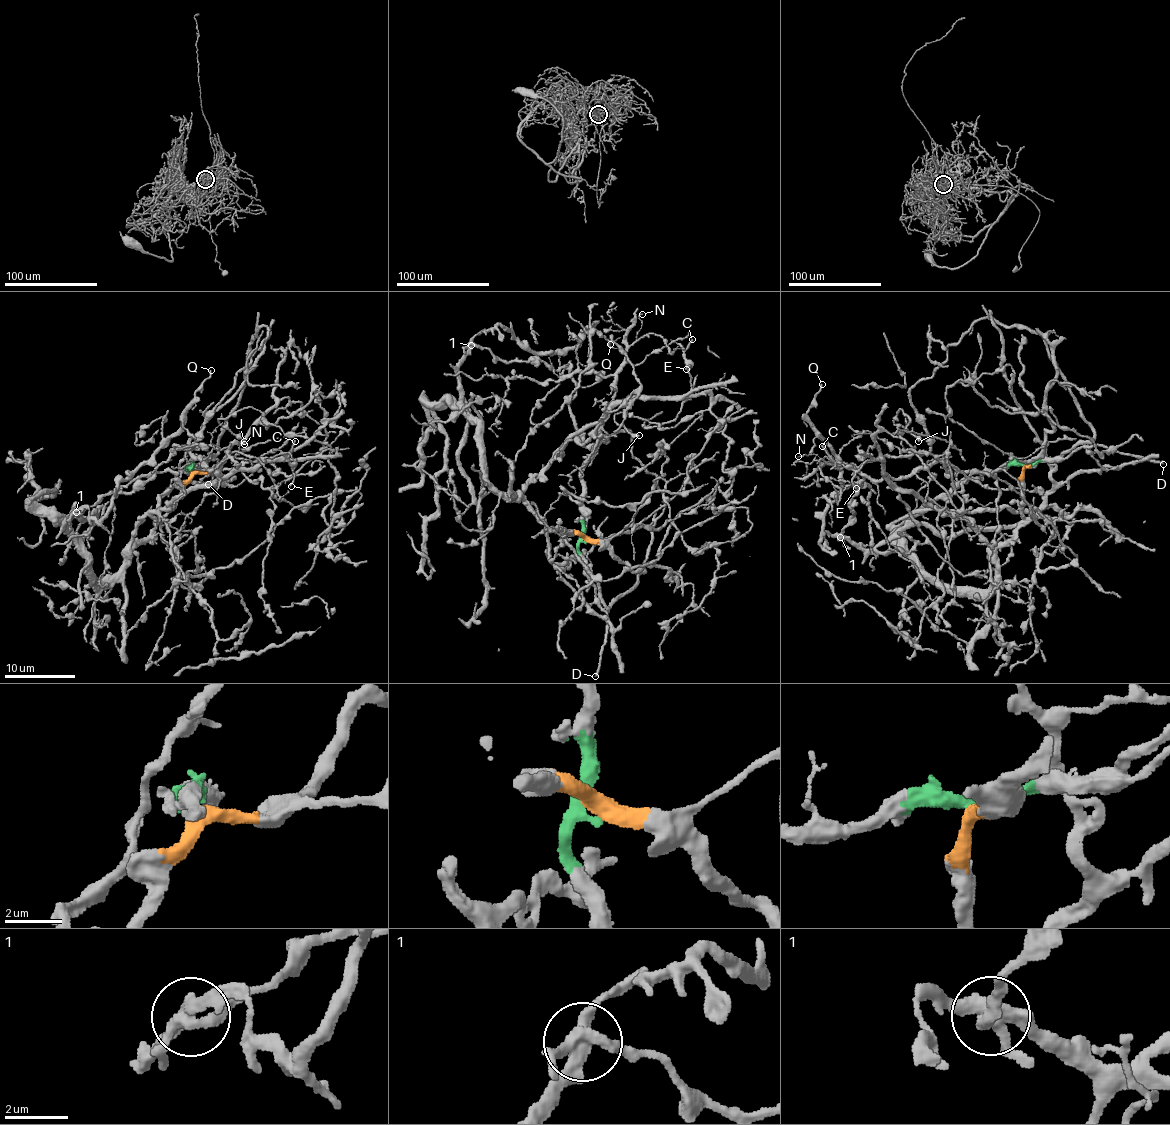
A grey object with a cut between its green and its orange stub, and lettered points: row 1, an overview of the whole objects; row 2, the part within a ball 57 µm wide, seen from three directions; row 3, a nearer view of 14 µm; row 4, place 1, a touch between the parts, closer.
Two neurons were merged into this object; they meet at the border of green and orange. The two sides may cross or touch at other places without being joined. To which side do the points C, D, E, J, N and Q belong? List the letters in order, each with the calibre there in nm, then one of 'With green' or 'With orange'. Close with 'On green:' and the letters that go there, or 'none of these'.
C: Thickness 170 nm. With orange
D: Thickness 200 nm. With green
E: Thickness 160 nm. With orange
J: Thickness 240 nm. With orange
N: Thickness 120 nm. With green
Q: Thickness 170 nm. With orange
On green: D, N

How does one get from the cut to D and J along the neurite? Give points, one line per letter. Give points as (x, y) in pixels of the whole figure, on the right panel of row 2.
D: (1025, 465), (1060, 461), (1081, 447), (1099, 445), (1163, 463)
J: (1025, 465), (1021, 526), (989, 545), (885, 474), (874, 437), (909, 424), (901, 409), (894, 423), (919, 442)

